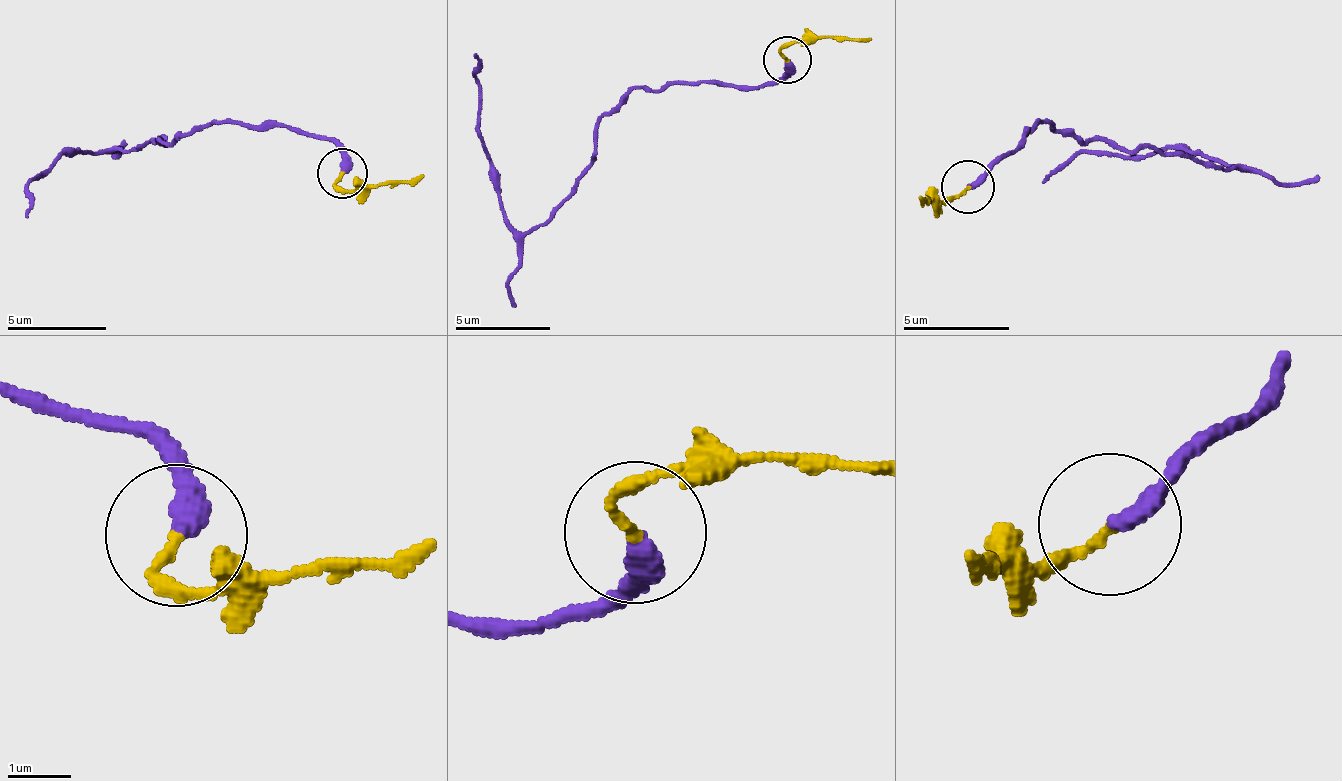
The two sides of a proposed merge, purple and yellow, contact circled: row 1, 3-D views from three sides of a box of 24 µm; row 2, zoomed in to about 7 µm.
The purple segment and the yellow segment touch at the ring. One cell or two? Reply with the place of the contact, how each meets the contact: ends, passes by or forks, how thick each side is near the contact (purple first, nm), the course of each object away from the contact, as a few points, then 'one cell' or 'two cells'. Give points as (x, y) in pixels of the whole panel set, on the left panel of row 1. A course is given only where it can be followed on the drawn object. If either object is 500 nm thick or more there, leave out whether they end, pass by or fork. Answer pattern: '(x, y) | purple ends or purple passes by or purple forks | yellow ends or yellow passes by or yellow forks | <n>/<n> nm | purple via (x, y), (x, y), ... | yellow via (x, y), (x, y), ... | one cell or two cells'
(342, 173) | purple ends | yellow ends | 360/160 nm | purple via (340, 172), (333, 141), (311, 133), (206, 126), (130, 154), (63, 153), (32, 181), (30, 216) | yellow via (340, 172), (333, 183), (345, 191), (412, 185), (423, 175) | one cell

